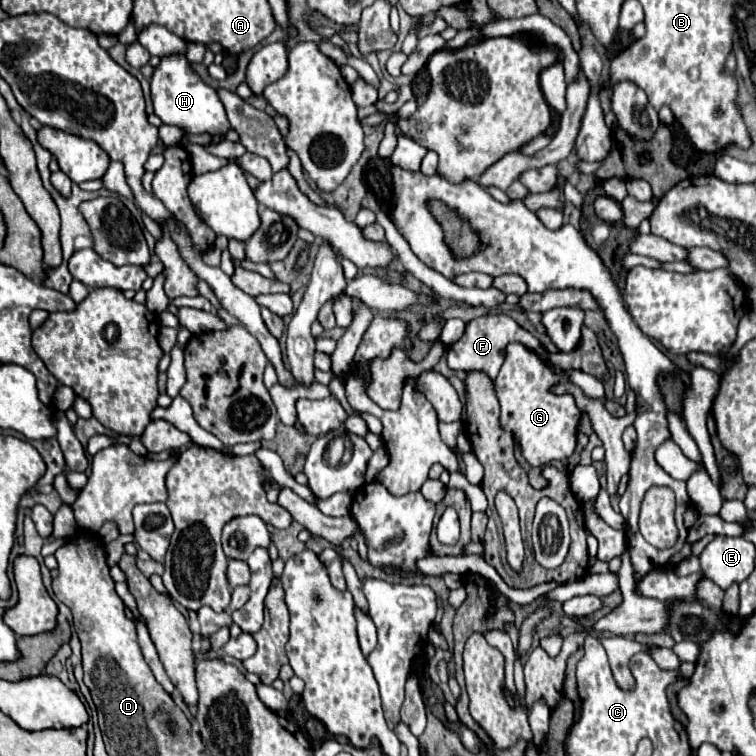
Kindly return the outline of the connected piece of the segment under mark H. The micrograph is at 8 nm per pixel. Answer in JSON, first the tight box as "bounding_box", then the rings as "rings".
{"bounding_box":[150,53,230,135],"rings":[[[174,53],[172,57],[160,57],[160,63],[150,79],[150,97],[154,113],[162,119],[162,123],[178,125],[186,133],[224,135],[230,129],[224,105],[216,91],[200,79],[200,75],[188,65],[186,57],[180,57],[180,53]]]}

